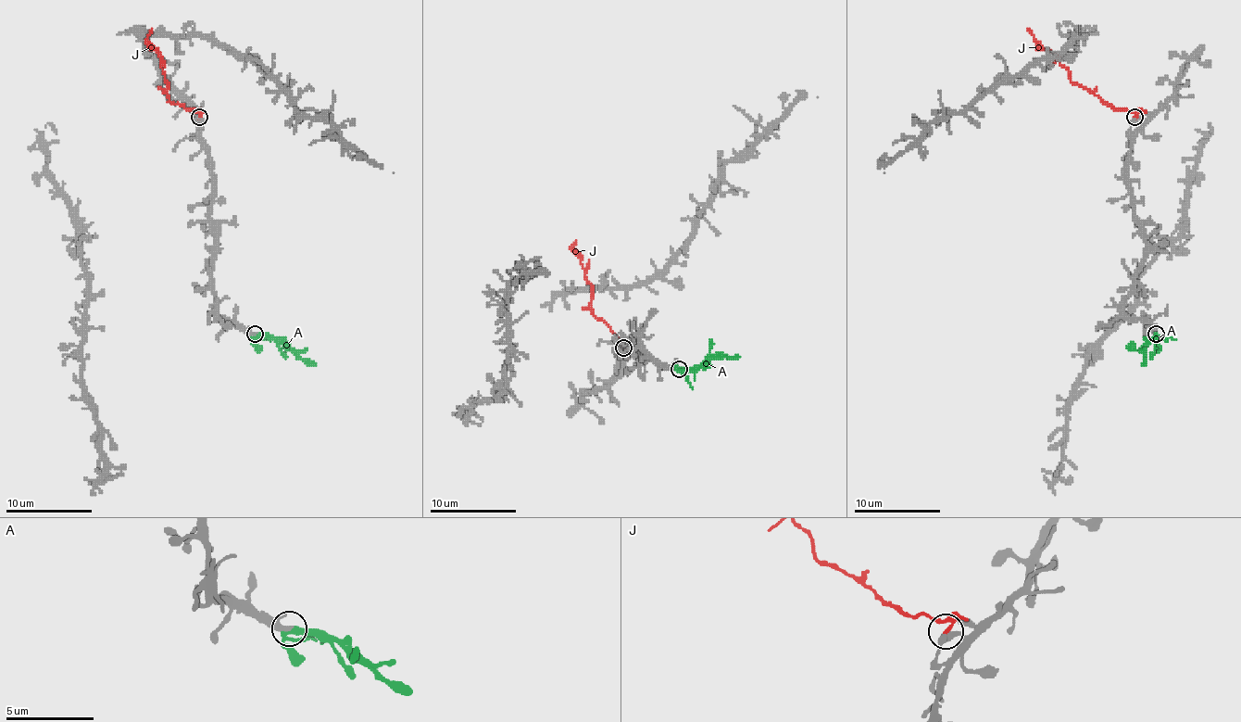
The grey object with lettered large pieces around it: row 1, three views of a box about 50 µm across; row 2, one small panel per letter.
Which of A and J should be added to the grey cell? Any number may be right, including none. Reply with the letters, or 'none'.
A

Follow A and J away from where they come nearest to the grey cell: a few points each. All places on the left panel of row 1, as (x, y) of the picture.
A: (255, 333), (279, 337), (316, 365)
J: (199, 117), (193, 107), (183, 107), (169, 99), (160, 54), (147, 39), (151, 28)

